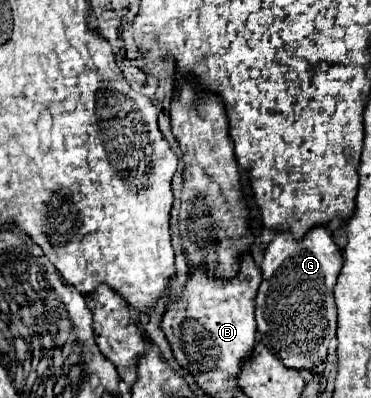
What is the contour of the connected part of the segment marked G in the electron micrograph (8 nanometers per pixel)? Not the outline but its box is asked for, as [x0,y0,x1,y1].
[257,226,343,368]

